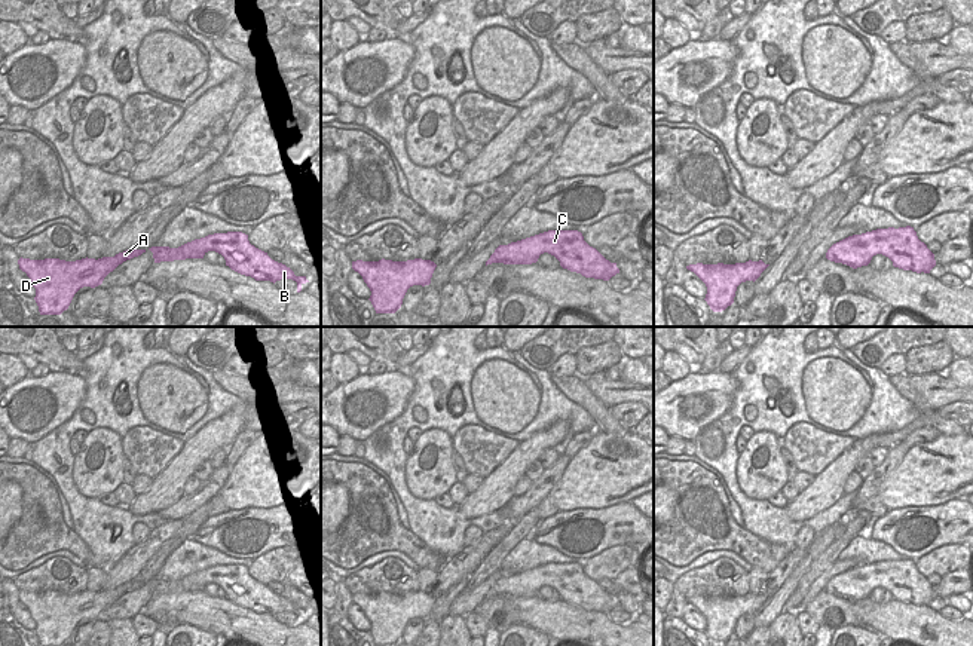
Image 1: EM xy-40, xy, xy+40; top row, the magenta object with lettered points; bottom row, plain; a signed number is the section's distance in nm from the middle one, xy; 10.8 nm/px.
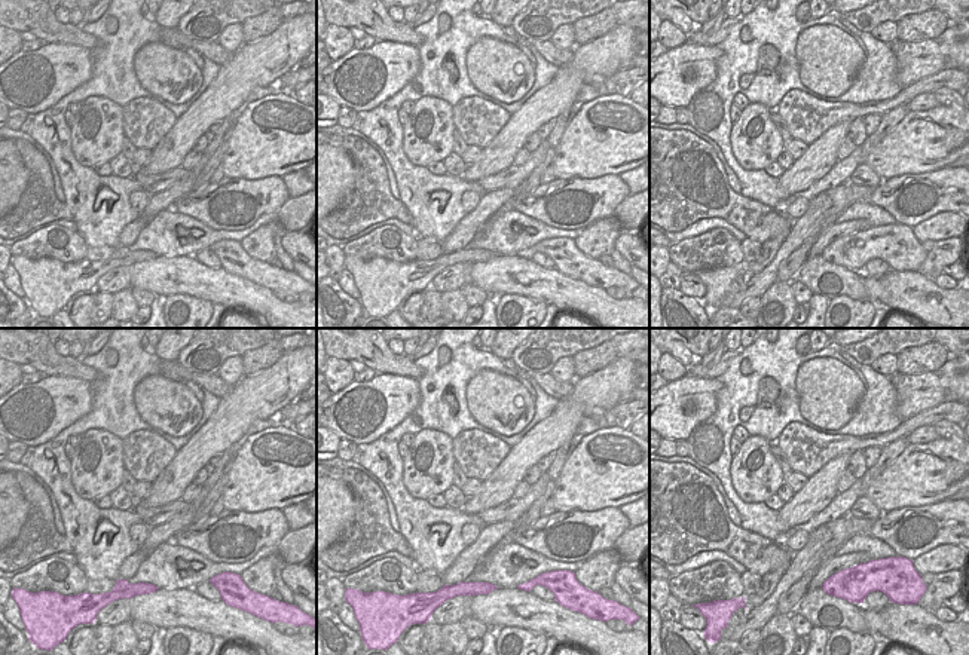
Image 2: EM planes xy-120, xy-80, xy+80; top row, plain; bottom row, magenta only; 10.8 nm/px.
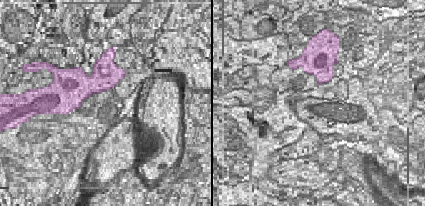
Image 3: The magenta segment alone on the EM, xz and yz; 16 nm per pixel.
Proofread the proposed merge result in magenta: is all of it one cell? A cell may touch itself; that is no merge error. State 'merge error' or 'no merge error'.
no merge error

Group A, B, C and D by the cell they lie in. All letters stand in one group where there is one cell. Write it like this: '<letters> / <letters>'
A B C D

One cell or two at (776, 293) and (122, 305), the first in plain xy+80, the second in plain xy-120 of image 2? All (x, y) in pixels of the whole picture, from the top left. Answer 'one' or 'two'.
one

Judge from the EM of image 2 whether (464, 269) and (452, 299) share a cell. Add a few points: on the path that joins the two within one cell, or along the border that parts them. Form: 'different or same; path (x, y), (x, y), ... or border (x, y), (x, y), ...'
different; border (459, 288), (442, 293)

